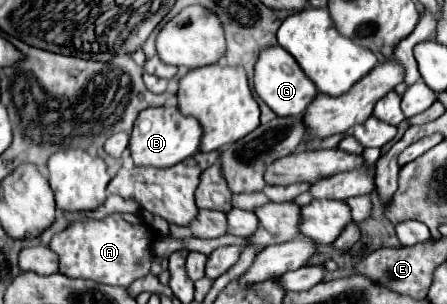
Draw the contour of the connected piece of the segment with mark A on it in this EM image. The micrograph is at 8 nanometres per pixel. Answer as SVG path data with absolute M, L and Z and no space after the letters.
M110 214L104 220L76 220L68 224L62 232L54 234L50 240L50 250L58 254L58 272L68 278L86 278L110 286L130 286L136 278L142 278L150 272L154 256L156 232L140 214Z

